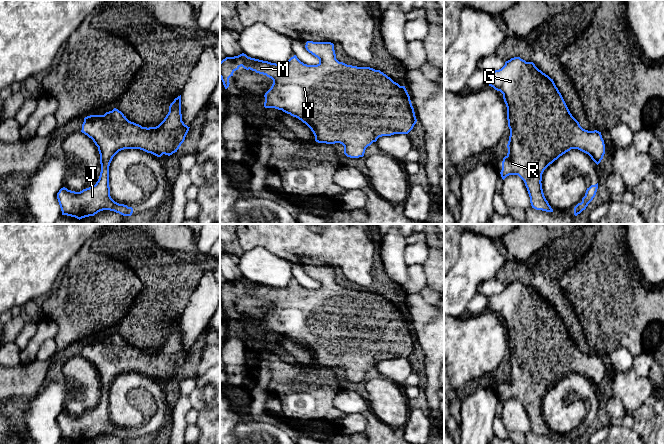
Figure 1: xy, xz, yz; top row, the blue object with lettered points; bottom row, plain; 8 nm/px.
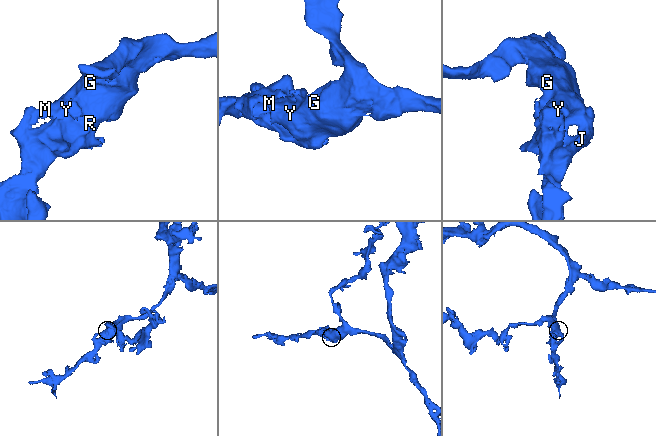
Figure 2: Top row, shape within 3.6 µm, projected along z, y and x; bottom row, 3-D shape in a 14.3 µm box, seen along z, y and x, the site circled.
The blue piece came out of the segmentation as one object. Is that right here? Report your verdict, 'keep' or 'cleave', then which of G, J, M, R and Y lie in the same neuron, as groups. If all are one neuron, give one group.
cleave | G M Y / J R

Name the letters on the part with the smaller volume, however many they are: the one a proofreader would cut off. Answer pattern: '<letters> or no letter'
J, R

